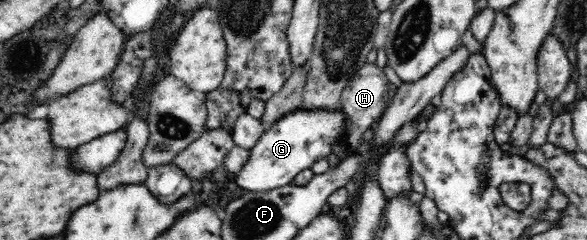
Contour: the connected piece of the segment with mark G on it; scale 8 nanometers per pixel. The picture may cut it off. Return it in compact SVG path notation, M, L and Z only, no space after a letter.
M300 111L286 113L281 120L264 133L251 148L246 164L232 177L238 187L246 192L268 192L290 185L300 172L331 155L336 136L345 128L342 111Z

